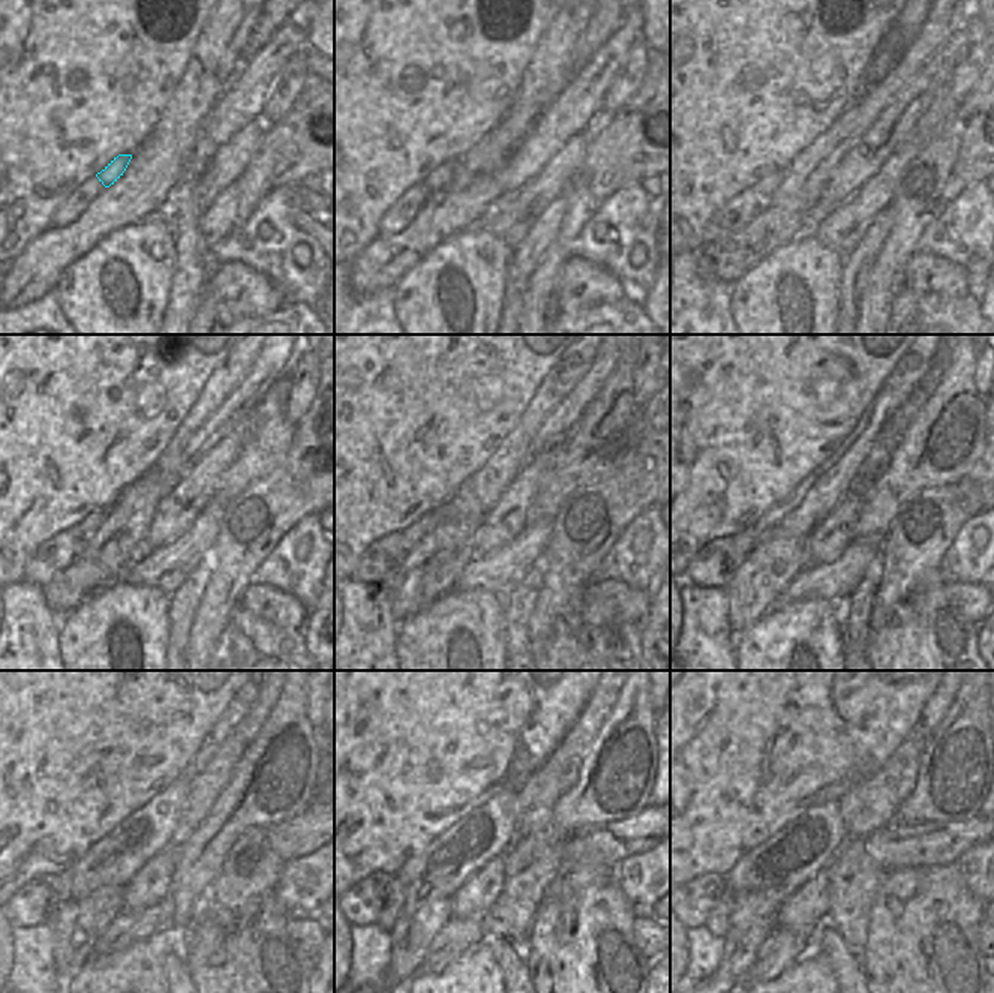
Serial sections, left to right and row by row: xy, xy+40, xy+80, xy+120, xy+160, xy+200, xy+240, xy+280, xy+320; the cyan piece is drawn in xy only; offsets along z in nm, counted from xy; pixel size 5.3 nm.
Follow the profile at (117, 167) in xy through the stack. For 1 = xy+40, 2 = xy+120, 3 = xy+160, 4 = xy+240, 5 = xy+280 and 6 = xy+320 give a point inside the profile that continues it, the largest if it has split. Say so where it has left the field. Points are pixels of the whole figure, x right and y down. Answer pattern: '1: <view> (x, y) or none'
1: xy+40 (438, 179)
2: xy+120 (84, 530)
3: xy+160 (411, 536)
4: xy+240 (63, 890)
5: xy+280 (393, 908)
6: xy+320 (717, 924)

